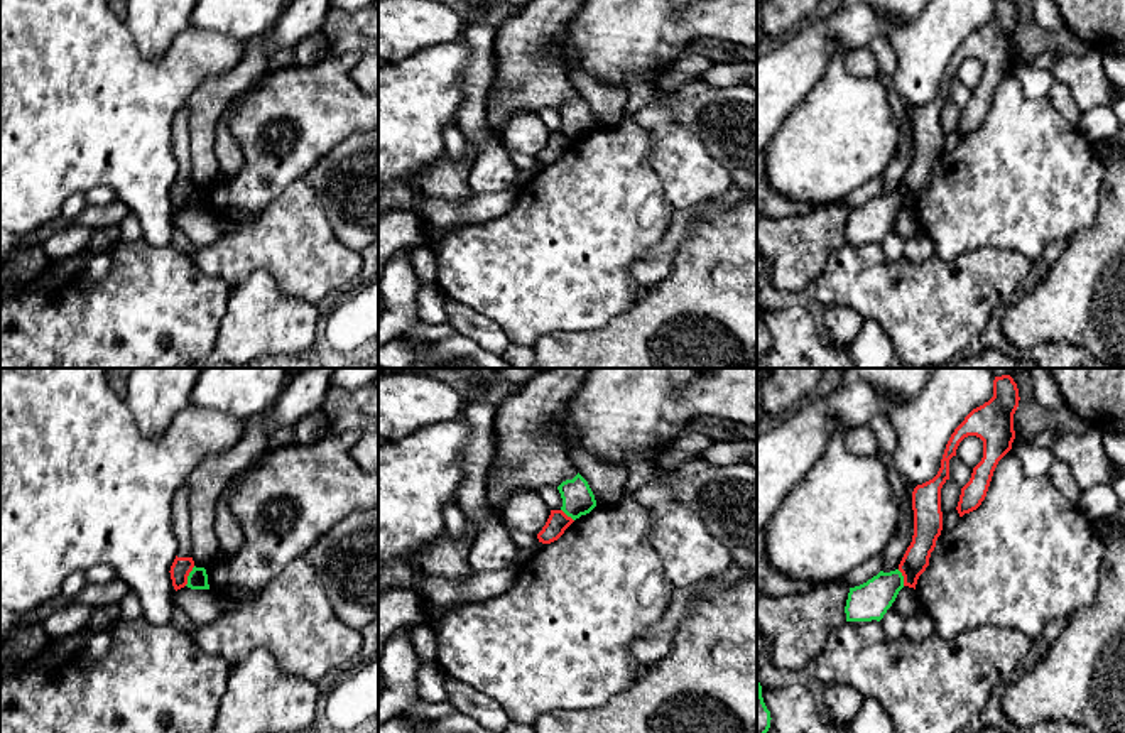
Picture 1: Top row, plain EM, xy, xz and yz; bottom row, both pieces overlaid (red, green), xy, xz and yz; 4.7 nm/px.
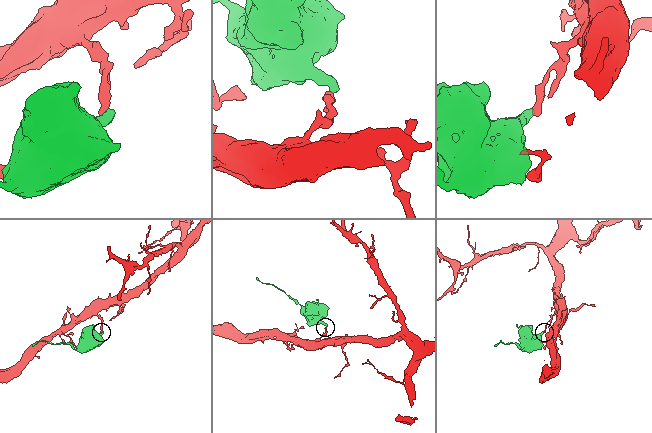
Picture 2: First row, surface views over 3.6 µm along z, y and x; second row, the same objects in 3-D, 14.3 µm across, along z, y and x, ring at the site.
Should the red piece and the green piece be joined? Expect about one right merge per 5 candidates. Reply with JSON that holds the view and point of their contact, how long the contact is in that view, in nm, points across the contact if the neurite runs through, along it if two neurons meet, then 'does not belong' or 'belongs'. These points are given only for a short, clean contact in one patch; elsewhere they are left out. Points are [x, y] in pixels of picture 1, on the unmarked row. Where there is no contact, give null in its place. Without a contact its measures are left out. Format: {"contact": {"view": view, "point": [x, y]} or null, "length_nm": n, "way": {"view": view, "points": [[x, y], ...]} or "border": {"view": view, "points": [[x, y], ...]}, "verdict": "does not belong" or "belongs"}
{"contact": {"view": "xy", "point": [188, 196]}, "length_nm": 110, "border": {"view": "xy", "points": [[195, 188], [184, 206]]}, "verdict": "does not belong"}

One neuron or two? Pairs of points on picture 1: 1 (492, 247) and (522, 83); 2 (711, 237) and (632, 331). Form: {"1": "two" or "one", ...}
{"1": "two", "2": "one"}

